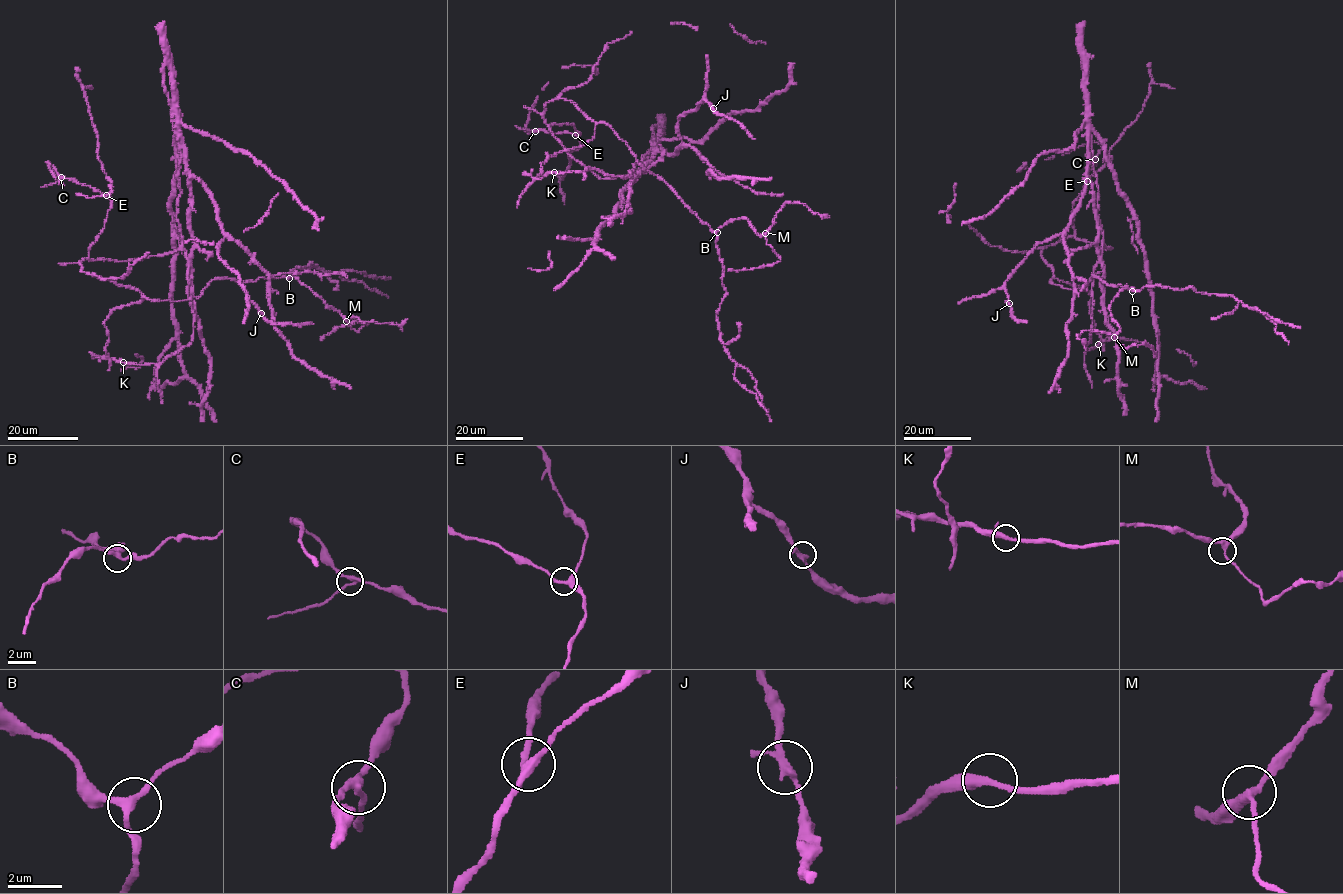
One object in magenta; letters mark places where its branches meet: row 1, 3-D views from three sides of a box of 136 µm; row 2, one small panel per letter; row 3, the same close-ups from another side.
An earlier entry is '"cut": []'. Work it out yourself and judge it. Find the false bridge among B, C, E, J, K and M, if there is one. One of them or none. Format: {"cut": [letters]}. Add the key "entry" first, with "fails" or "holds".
{"entry": "holds", "cut": []}

